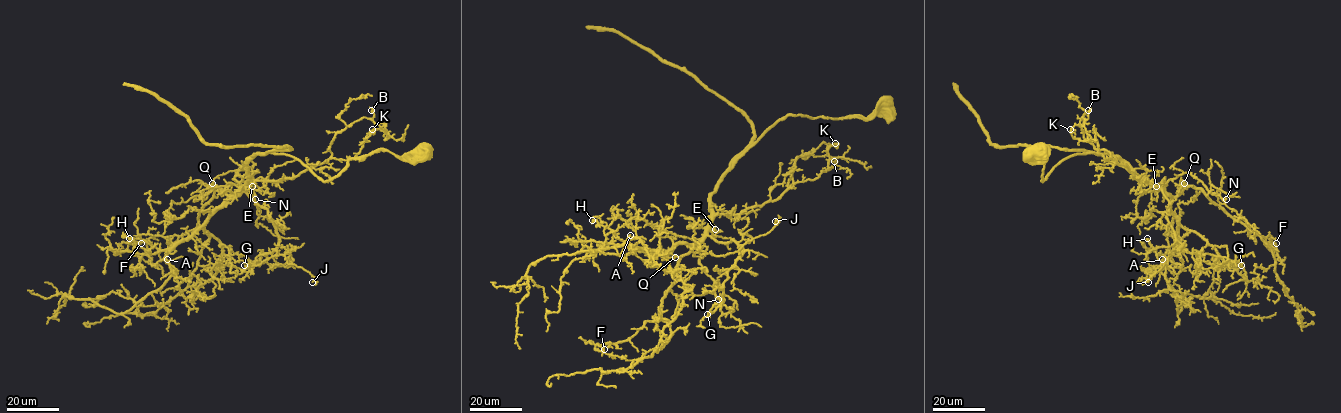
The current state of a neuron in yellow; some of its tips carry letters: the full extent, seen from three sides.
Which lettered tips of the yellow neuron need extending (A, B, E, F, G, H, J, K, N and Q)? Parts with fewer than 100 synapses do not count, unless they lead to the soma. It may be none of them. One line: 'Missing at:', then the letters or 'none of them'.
Missing at: A

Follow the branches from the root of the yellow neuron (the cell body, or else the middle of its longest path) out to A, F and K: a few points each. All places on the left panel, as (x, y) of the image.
A: (422, 148), (402, 157), (376, 150), (350, 159), (325, 181), (291, 156), (257, 153), (239, 191), (167, 259)
F: (422, 148), (376, 150), (325, 181), (291, 156), (257, 153), (235, 195), (214, 188), (195, 228), (141, 243)
K: (422, 148), (376, 150), (325, 181), (270, 152), (248, 173), (281, 180), (352, 159), (372, 129)

